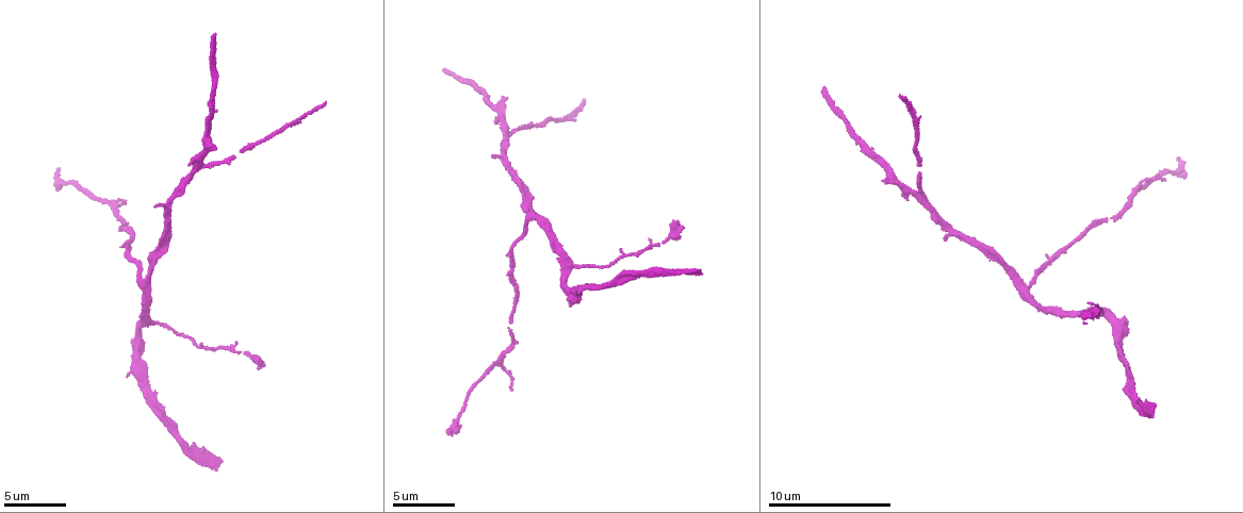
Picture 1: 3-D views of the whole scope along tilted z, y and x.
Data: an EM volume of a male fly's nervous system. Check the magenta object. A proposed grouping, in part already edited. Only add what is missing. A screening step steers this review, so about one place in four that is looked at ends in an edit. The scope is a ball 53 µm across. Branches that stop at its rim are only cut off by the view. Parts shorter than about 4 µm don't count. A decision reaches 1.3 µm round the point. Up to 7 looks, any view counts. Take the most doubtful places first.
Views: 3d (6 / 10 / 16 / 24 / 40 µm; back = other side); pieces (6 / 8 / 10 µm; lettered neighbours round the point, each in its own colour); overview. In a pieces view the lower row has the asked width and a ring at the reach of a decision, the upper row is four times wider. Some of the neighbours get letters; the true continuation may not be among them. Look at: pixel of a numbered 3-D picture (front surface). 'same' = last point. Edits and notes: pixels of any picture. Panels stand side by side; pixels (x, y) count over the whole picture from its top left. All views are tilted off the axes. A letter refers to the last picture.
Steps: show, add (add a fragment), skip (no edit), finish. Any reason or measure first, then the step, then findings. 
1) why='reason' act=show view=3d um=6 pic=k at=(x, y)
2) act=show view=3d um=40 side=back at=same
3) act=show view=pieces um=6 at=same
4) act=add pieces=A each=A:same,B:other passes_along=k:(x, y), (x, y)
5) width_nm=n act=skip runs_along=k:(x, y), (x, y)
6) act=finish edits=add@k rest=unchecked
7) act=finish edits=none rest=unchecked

why='tapers out' act=show view=pieces um=8 pic=1 at=(322, 102)

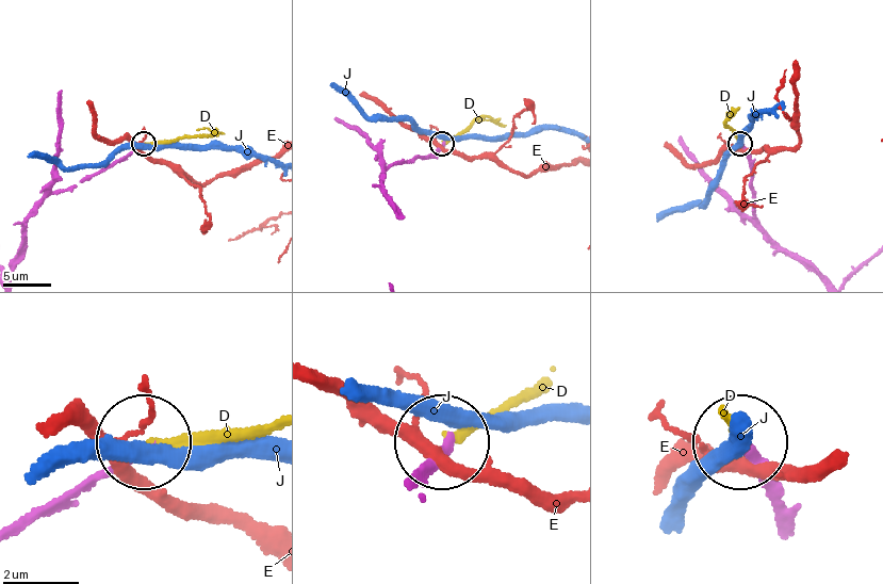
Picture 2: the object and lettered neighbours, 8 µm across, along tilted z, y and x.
act=add pieces=D each=D:same,E:other,J:other passes_along=2:(429, 155), (478, 119), (491, 118), (478, 122) found='the neuron continues'

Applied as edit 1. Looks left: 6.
why='free end' act=show view=3d um=10 pic=1 at=(1152, 407)

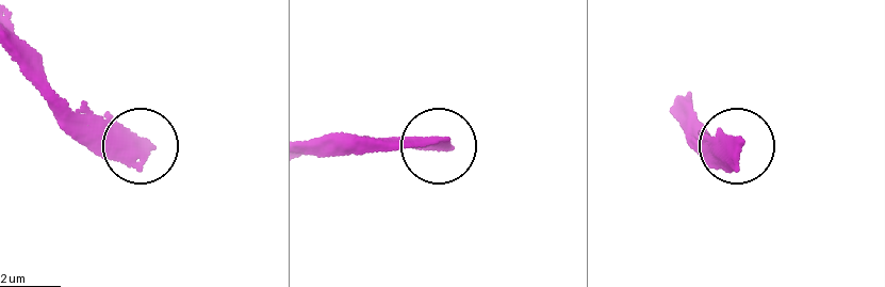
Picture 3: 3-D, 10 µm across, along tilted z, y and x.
act=show view=pieces um=8 pic=3 at=(739, 142)

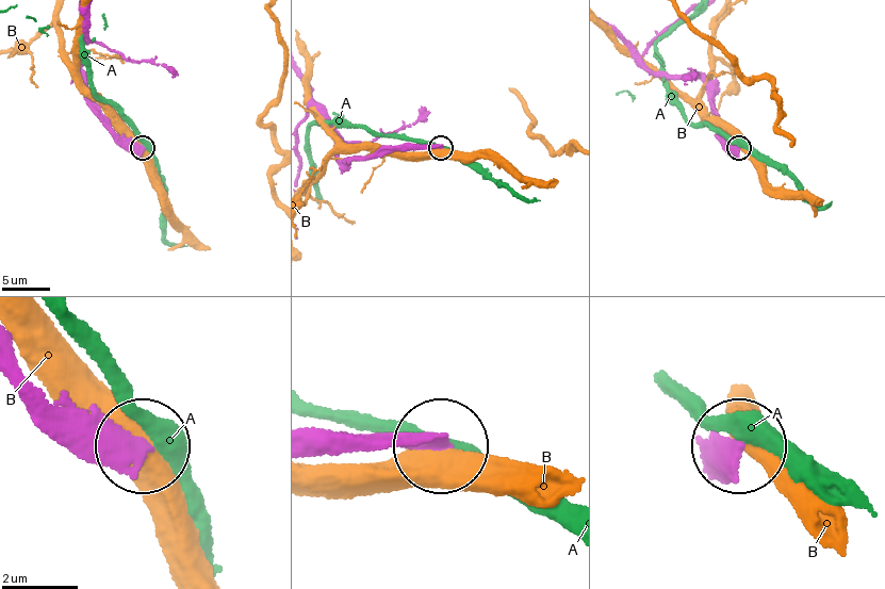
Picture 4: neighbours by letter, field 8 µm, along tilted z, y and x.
width_nm=370 act=skip each=A:other,B:other runs_along=4:(18, 380), (71, 426), (138, 451) found='none of them fits'

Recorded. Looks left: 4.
why='free end' act=show view=pieces um=8 pic=1 at=(511, 387)

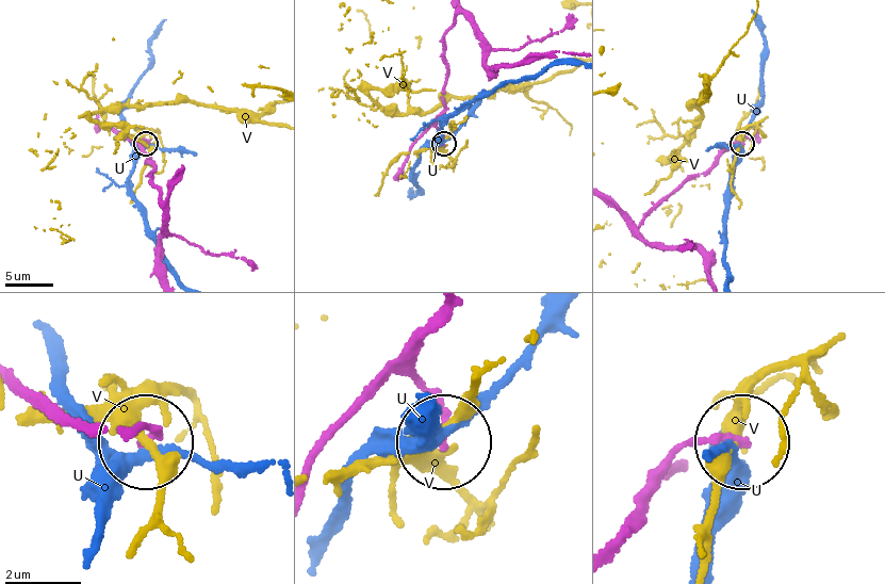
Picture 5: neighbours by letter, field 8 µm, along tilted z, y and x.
act=skip each=U:other,V:other found='no lettered fragment goes on from it'

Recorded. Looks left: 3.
why='free end' act=show view=pieces um=8 pic=1 at=(495, 156)

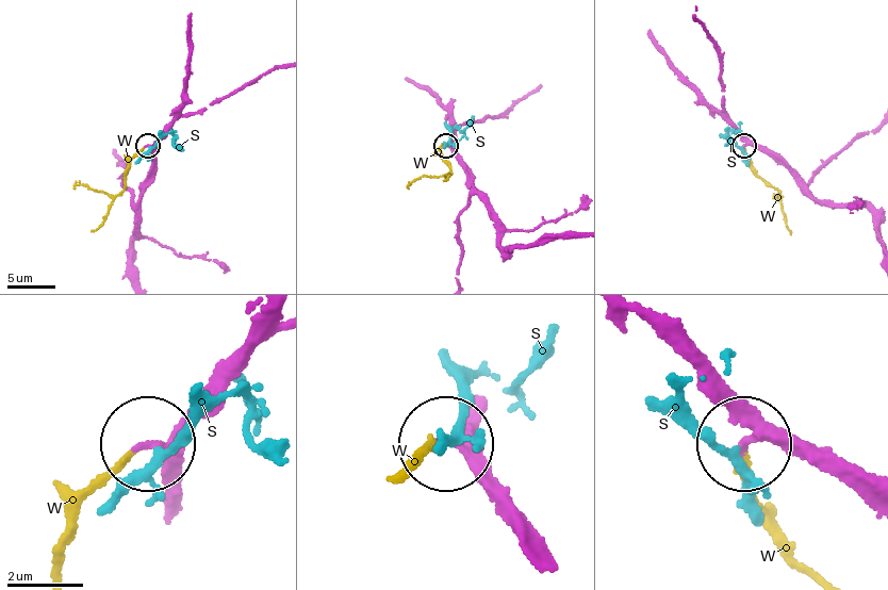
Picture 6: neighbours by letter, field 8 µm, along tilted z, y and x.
act=add pieces=W each=S:other,W:same found='the neuron continues'

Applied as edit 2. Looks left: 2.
act=finish edits=add@2,add@6 rest=unchecked

